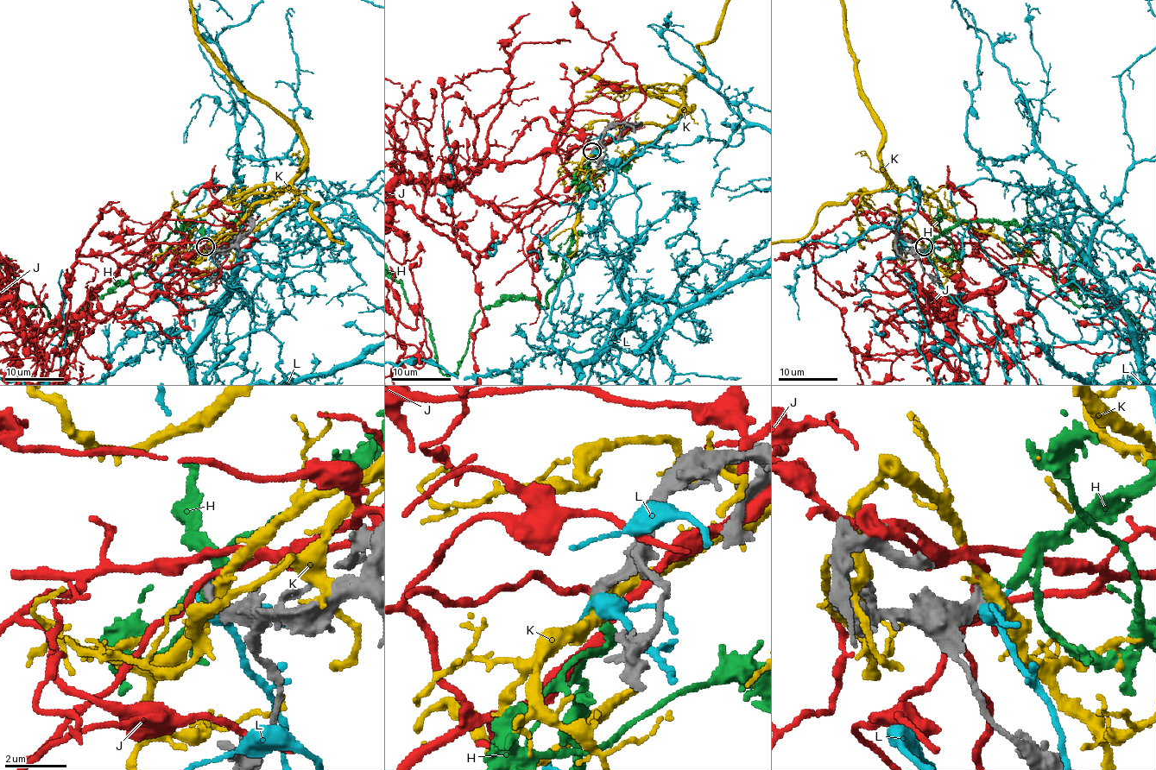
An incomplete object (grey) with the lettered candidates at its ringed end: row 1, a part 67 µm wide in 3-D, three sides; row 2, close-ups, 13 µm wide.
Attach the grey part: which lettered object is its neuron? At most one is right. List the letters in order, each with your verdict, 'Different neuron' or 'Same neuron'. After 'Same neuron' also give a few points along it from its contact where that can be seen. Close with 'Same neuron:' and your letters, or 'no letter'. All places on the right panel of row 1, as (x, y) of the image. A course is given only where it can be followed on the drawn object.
H: Same neuron
J: Different neuron
K: Different neuron
L: Different neuron
Same neuron: H

